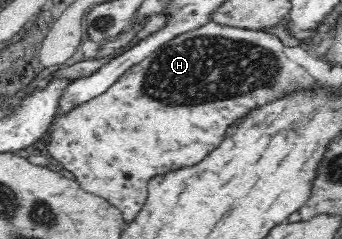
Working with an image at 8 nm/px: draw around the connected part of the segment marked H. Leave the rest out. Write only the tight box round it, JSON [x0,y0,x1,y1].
[45,21,316,223]

